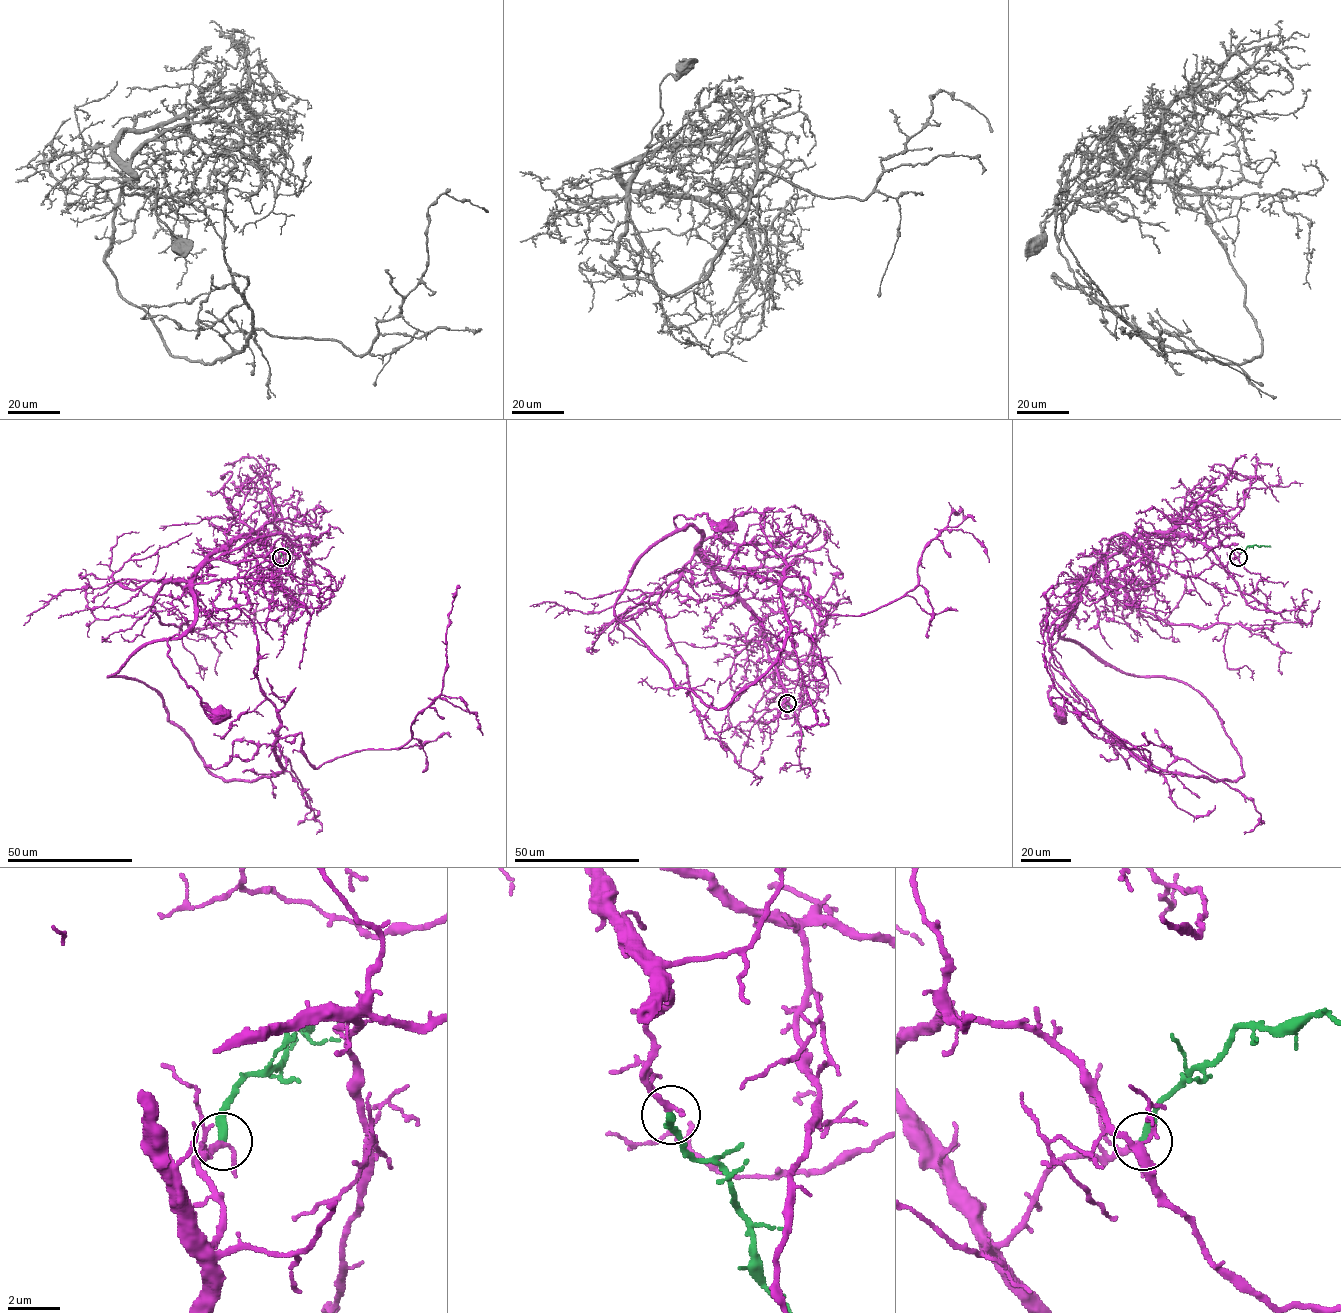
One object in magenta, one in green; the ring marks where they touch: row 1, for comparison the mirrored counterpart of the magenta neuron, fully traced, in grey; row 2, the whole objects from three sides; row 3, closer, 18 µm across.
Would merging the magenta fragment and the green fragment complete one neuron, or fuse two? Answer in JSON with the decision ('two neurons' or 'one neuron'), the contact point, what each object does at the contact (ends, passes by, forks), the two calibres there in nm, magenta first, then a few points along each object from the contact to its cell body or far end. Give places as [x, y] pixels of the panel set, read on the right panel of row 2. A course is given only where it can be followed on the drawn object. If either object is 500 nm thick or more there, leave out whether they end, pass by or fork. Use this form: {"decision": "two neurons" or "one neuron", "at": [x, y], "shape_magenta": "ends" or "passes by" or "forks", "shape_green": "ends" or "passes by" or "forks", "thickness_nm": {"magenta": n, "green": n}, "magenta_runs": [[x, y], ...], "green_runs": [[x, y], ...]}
{"decision": "one neuron", "at": [1238, 557], "shape_magenta": "passes by", "shape_green": "ends", "thickness_nm": {"magenta": 190, "green": 360}, "magenta_runs": [[1238, 557], [1223, 567], [1195, 539], [1151, 533], [1105, 558], [1052, 646], [1049, 698], [1060, 715]], "green_runs": [[1238, 557], [1248, 546], [1271, 546]]}

